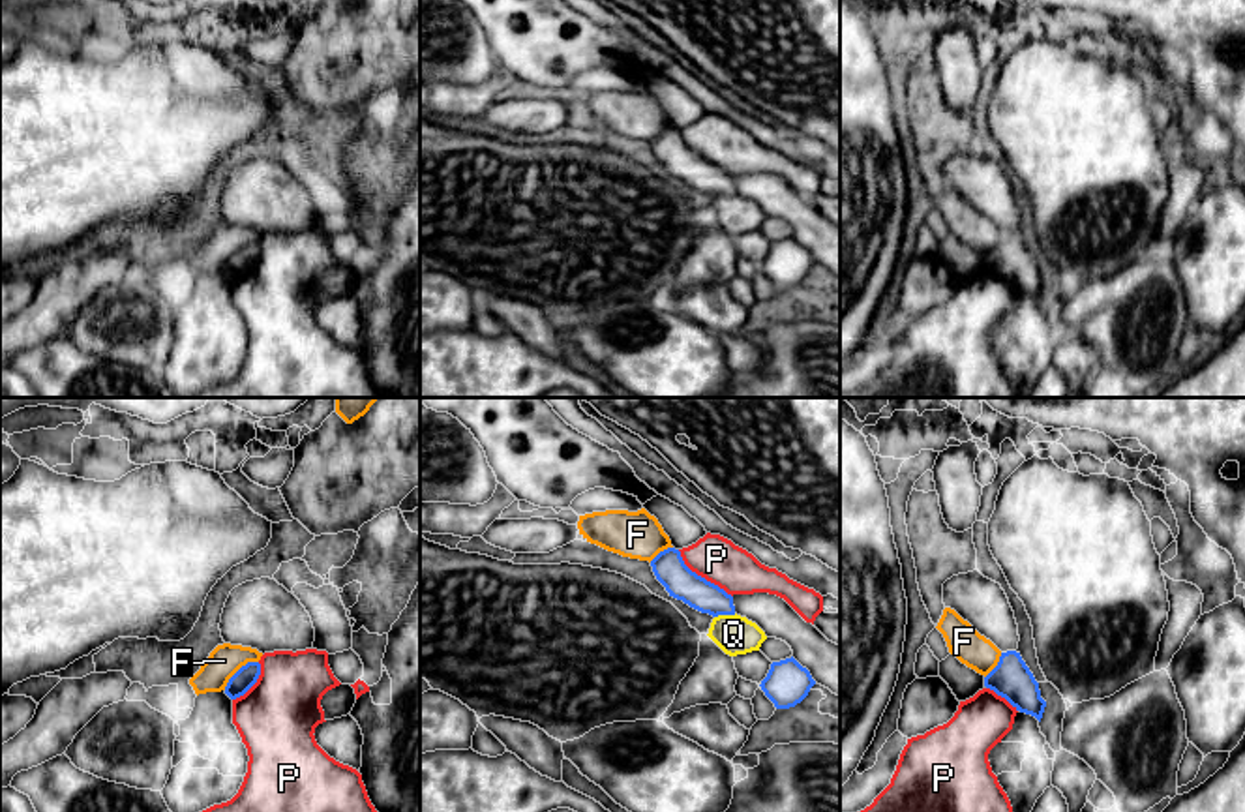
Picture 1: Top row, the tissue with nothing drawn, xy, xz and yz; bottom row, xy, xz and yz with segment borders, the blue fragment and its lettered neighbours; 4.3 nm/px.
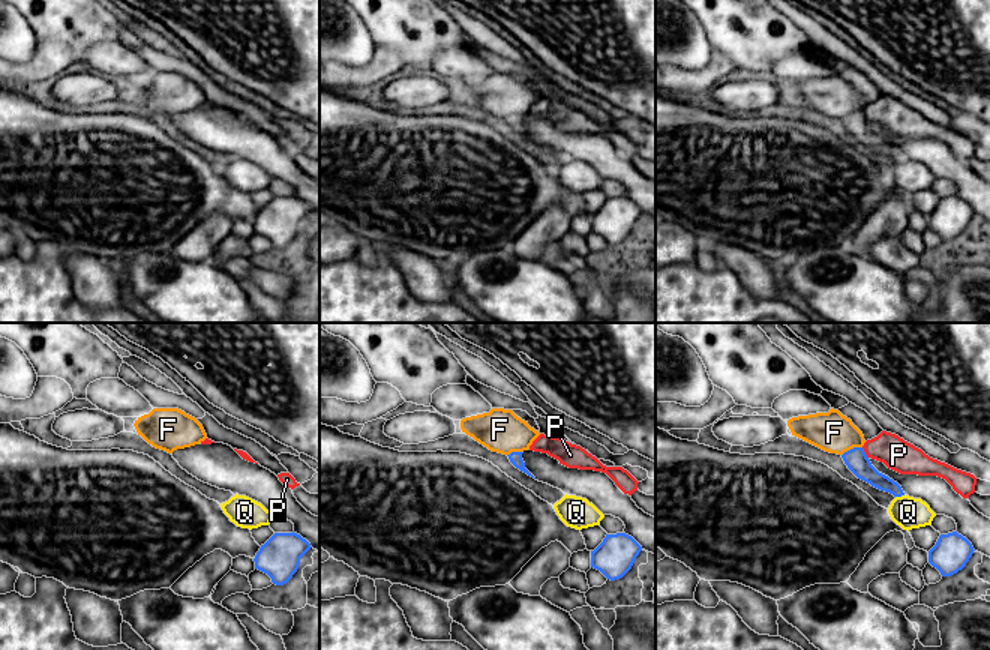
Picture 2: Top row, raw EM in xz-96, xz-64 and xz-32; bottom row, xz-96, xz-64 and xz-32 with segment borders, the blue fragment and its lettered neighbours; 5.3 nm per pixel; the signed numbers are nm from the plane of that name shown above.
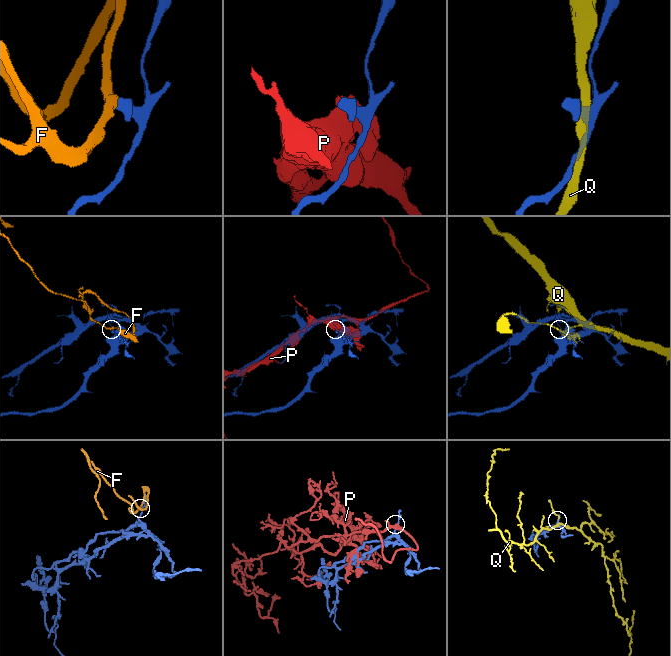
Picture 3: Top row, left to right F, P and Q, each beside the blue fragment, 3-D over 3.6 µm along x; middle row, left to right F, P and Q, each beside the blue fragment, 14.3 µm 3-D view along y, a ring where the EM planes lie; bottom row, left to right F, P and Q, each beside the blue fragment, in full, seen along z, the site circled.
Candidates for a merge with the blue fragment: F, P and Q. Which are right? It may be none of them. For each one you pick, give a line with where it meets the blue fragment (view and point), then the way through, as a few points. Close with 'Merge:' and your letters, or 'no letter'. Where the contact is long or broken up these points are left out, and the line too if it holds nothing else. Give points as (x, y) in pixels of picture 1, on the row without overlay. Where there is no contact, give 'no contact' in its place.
Merge: no letter

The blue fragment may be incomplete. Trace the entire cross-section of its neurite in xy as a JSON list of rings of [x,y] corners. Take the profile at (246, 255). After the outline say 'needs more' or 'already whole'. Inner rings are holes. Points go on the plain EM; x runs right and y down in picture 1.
[[[248,242],[229,259],[225,274],[231,279],[244,276],[257,263],[259,255],[261,255],[261,244]]]; already whole

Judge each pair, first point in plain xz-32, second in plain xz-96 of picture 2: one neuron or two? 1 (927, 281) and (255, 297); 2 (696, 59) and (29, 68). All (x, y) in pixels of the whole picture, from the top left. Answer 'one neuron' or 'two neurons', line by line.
1: one neuron
2: two neurons

